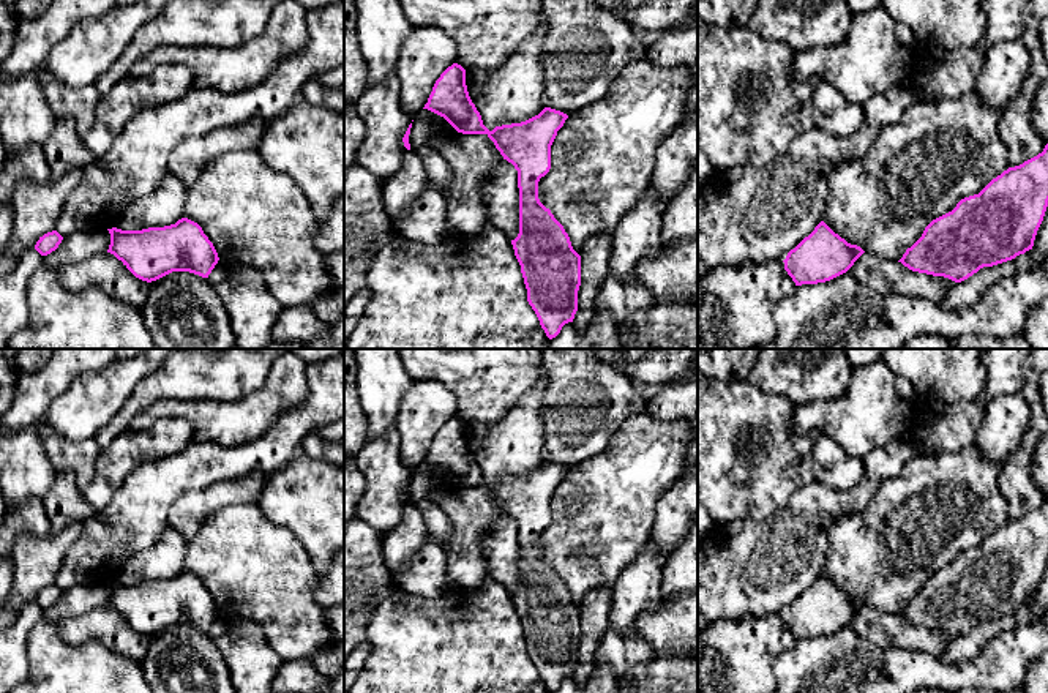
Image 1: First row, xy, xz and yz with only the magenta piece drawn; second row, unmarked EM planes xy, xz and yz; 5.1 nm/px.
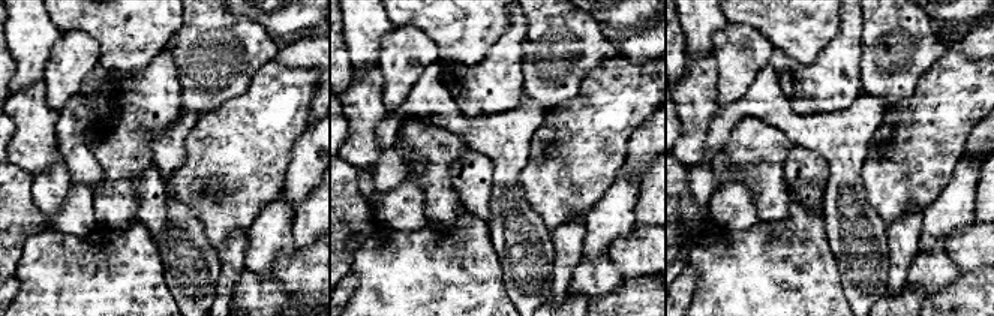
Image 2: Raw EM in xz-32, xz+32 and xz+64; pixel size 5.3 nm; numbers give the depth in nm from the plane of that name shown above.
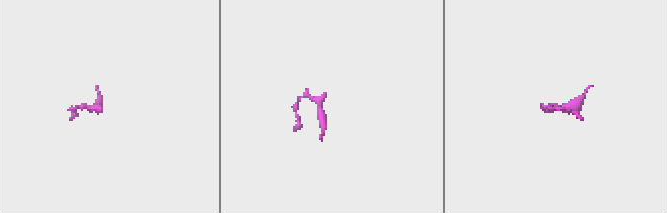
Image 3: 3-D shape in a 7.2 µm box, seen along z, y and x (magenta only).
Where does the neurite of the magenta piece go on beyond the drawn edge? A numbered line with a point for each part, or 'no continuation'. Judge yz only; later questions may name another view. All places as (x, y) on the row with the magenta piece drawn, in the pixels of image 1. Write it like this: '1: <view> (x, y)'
no continuation

